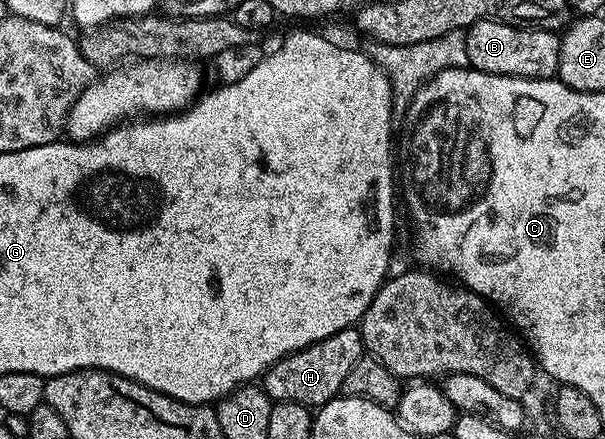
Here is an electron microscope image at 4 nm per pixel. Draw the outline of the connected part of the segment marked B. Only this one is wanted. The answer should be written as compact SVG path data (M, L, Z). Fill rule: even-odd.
M478 21L465 30L469 68L505 77L550 79L560 63L561 36L549 29L522 29L503 21Z

